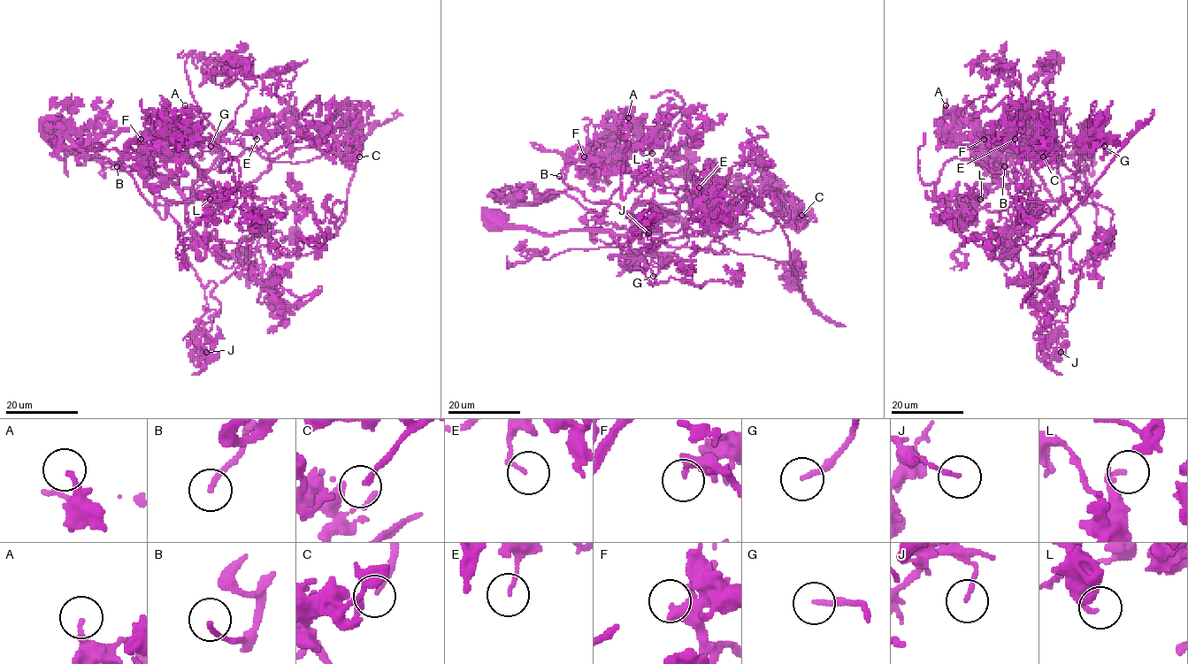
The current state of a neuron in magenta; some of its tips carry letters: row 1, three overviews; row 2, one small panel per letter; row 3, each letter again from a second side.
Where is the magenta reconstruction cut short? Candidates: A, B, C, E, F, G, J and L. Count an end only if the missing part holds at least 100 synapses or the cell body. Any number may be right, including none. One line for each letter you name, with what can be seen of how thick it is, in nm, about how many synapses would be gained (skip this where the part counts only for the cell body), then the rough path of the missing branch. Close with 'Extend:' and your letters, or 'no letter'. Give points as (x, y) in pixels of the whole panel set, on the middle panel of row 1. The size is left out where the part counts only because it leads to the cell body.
Extend: no letter

